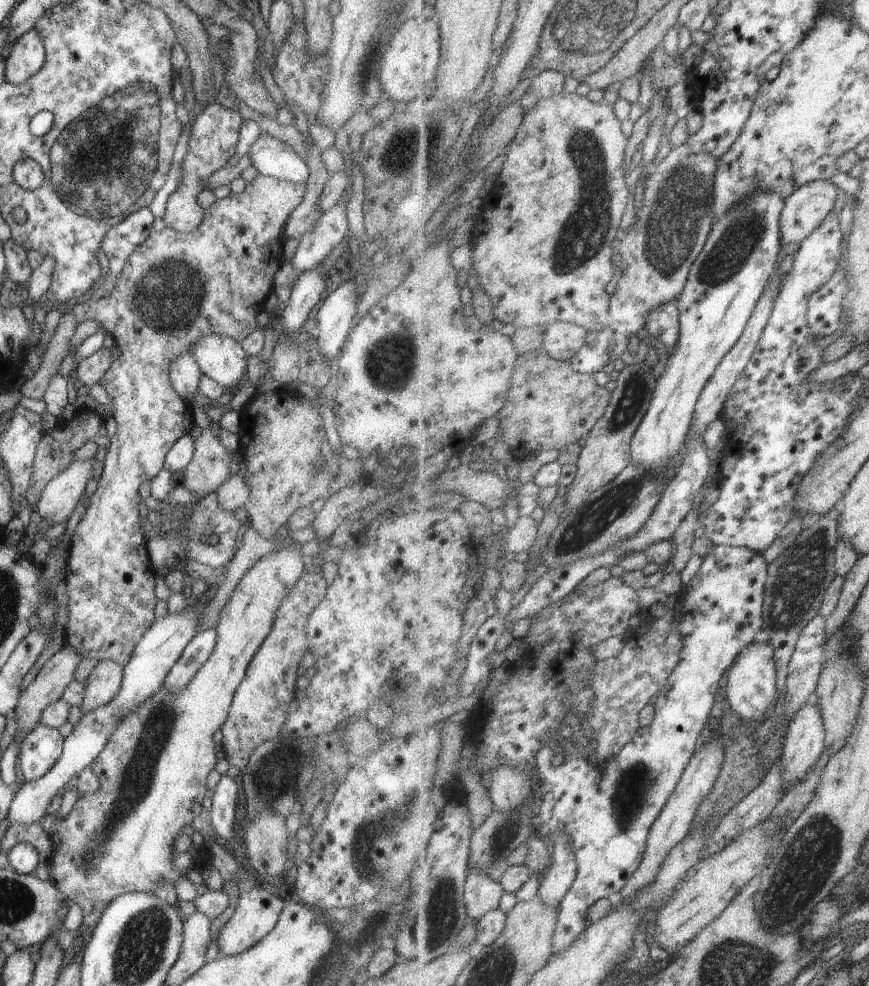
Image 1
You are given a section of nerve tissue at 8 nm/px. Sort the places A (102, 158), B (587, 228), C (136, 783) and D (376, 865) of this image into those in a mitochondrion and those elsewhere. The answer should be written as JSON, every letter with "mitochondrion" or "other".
{"A":"mitochondrion","B":"mitochondrion","C":"mitochondrion","D":"mitochondrion"}

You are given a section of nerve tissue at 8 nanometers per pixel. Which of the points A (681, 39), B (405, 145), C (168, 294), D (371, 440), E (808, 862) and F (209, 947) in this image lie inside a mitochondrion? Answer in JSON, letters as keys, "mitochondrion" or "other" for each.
{"A":"other","B":"mitochondrion","C":"mitochondrion","D":"other","E":"mitochondrion","F":"other"}

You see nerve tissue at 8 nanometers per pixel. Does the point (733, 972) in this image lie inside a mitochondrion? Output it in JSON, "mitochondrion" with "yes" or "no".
{"mitochondrion":"yes"}

